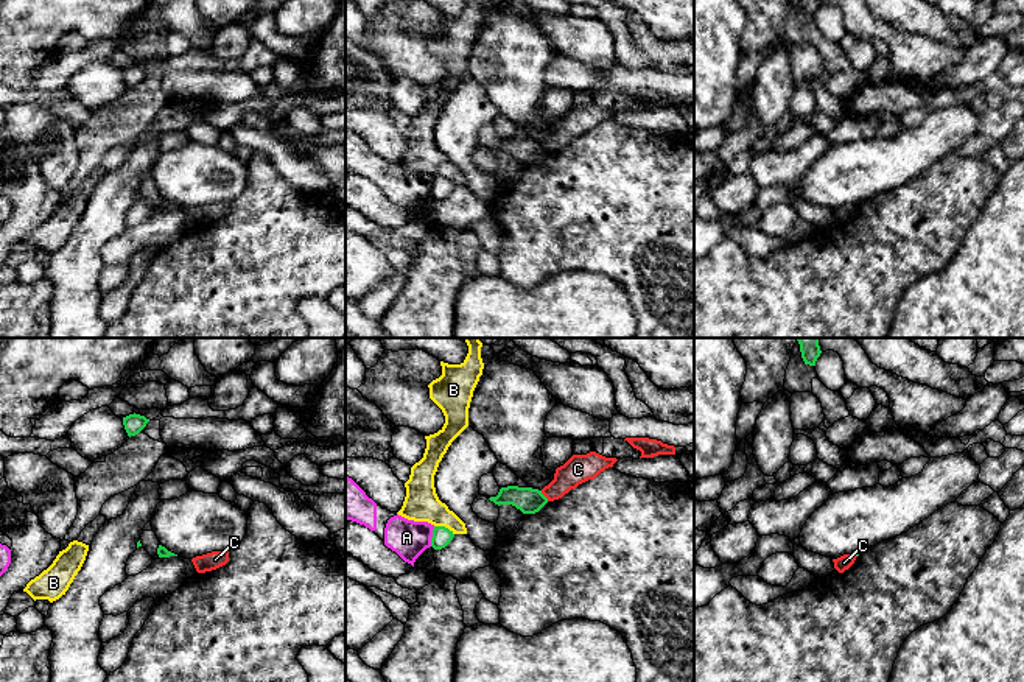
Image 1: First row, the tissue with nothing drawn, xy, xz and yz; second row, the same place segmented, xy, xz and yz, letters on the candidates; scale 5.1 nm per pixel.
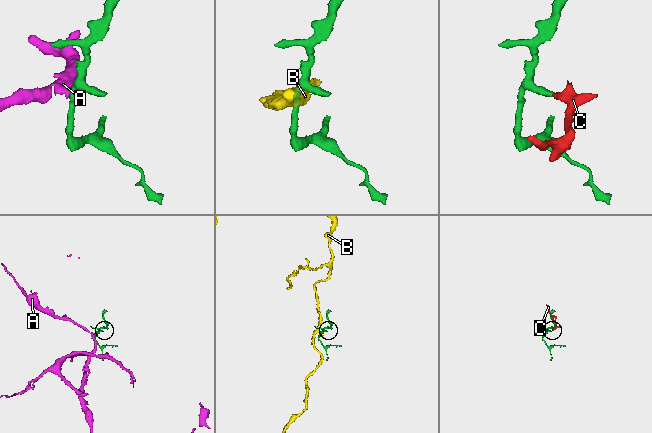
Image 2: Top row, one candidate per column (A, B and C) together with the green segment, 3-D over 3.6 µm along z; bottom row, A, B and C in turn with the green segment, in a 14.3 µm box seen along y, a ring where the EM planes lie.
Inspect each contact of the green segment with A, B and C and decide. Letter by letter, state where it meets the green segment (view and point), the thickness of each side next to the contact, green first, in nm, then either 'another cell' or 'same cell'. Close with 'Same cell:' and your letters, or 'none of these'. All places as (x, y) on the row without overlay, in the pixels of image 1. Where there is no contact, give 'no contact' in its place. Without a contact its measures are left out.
A: contact xz (433, 187); calibres 100 and 190 nm; another cell
B: contact xz (444, 178); calibres 100 and 180 nm; another cell
C: contact xz (543, 147); calibres 140 and 150 nm; another cell
Same cell: none of these

